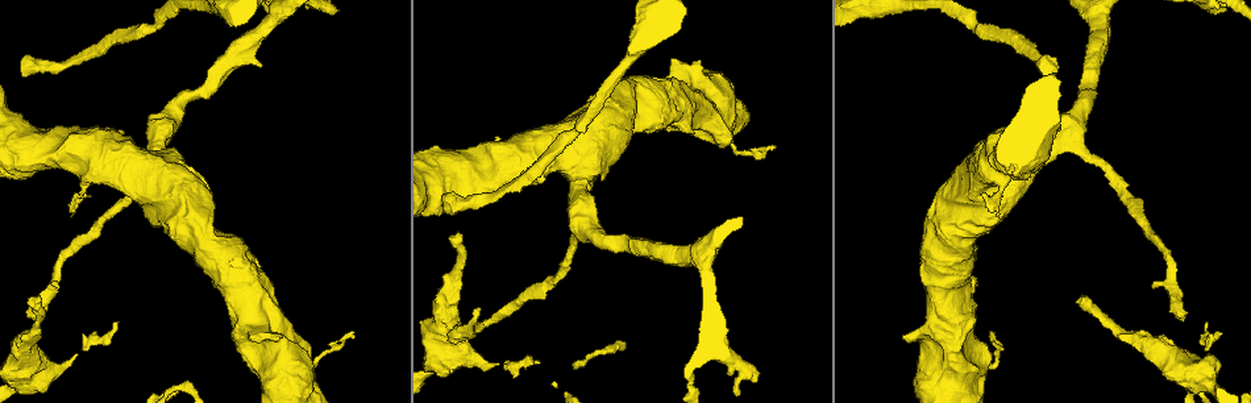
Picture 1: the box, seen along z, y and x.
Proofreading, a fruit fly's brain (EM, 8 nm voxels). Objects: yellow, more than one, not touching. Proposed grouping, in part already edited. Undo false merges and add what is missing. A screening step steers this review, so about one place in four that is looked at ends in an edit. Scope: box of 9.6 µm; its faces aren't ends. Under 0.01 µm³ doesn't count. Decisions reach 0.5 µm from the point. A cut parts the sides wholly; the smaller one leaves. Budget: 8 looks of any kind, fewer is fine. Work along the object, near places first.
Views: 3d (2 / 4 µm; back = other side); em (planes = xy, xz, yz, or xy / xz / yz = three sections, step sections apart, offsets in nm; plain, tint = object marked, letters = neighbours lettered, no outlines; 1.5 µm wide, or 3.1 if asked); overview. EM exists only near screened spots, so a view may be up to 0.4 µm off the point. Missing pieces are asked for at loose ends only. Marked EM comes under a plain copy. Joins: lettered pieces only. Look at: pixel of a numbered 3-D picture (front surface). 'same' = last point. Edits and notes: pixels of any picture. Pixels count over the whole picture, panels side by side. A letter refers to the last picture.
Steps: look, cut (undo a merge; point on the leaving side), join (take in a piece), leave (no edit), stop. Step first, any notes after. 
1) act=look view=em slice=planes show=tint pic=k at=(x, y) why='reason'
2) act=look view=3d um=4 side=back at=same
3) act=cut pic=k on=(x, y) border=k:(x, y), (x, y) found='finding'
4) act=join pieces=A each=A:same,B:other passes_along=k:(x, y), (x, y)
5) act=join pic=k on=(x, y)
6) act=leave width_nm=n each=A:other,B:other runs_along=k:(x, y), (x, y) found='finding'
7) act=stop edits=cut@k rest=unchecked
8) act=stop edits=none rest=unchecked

act=look view=em slice=planes show=letters pic=1 at=(17, 389) why='sudden change in width'

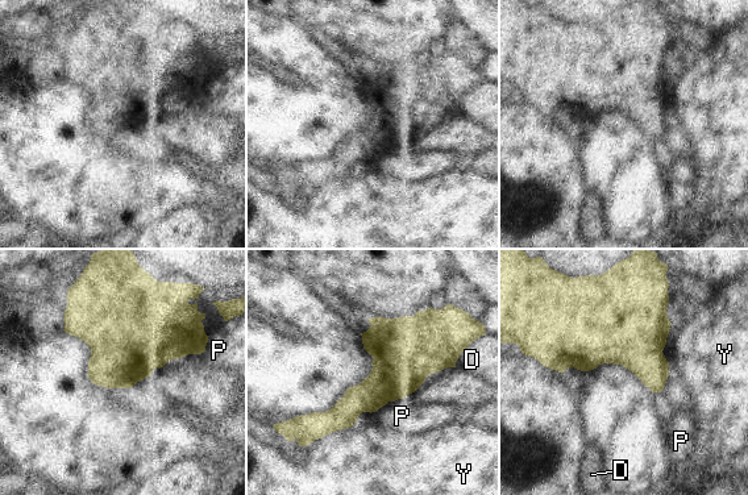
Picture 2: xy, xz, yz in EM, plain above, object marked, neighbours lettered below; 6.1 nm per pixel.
act=leave longest_contact=Y:260nm each=D:other,P:other,Y:other border=2:(403, 398), (389, 400), (370, 412) found='one cell here'

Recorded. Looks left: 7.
act=look view=3d um=4 pic=1 at=(445, 200) why='an open end'

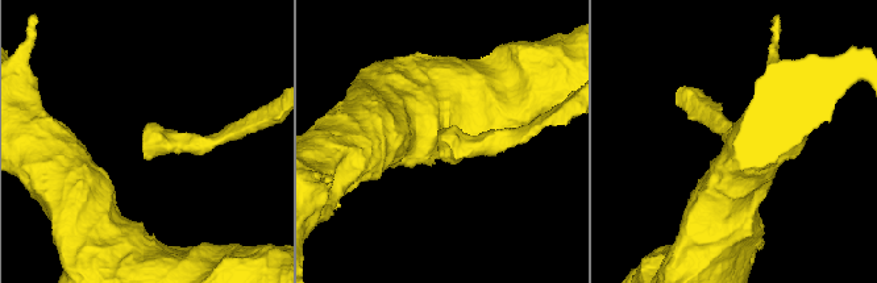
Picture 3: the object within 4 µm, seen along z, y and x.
act=look view=em slice=xy step=8 show=letters pic=3 at=(439, 140) why='shape alone is not enough'

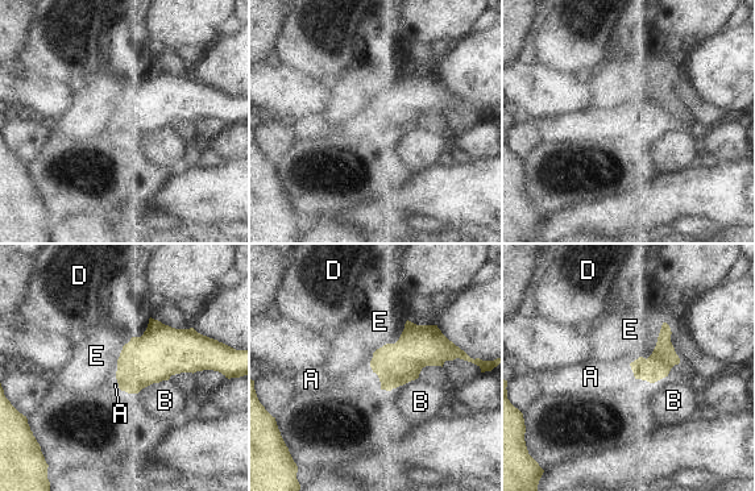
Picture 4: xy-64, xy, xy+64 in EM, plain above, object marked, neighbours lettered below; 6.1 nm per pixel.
act=join pieces=A each=A:same,B:other,D:other,E:other found='the cell continues'

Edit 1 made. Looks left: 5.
act=look view=overview

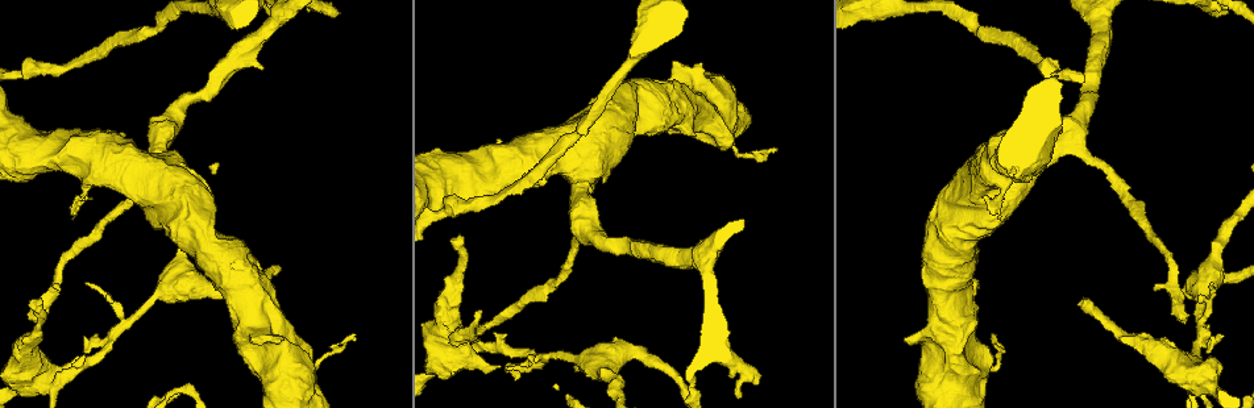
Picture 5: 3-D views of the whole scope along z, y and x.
act=look view=em slice=planes show=letters pic=5 at=(39, 306)

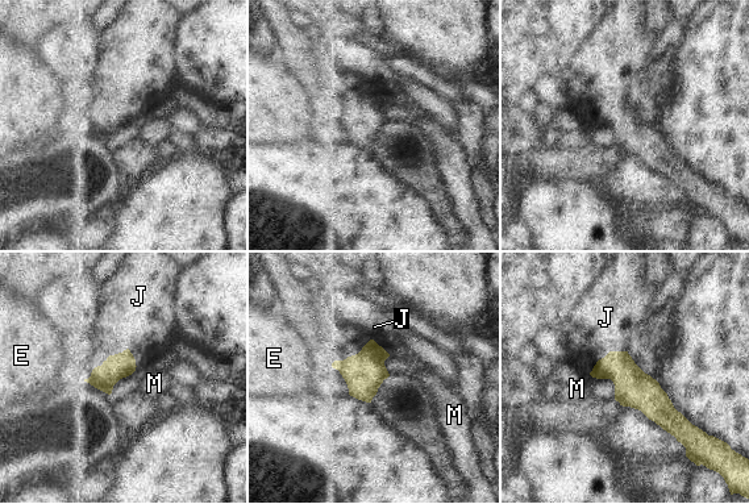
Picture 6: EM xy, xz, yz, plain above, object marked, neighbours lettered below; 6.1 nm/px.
act=join pieces=J each=E:other,J:same,M:other passes_along=6:(632, 386), (607, 354), (606, 317) found='it goes on there'

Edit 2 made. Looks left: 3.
act=stop edits=join@4,join@6 rest=unchecked

